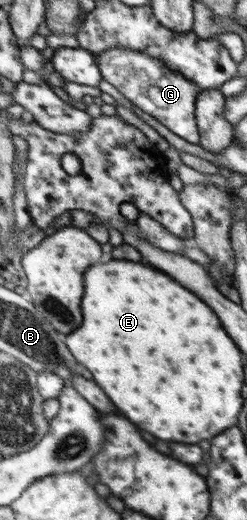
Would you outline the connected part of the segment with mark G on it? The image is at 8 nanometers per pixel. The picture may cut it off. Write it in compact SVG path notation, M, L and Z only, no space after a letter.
M123 46L104 50L95 57L105 82L115 86L133 105L161 122L173 134L191 144L200 144L195 116L197 97L200 93L198 84L172 71L162 60Z

